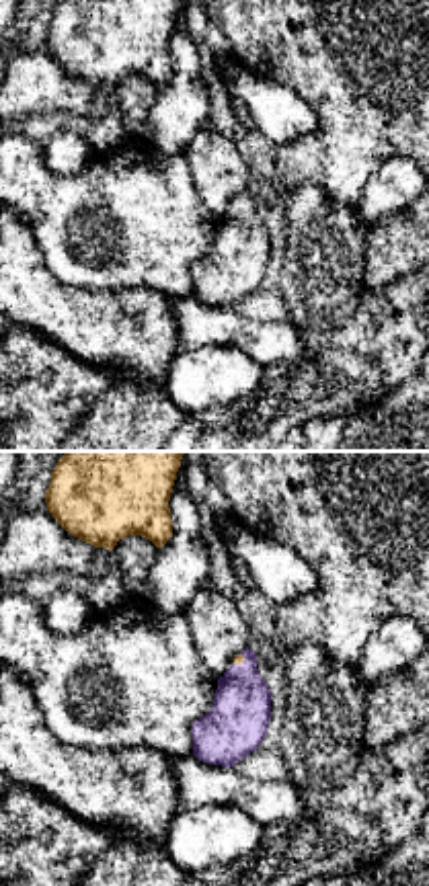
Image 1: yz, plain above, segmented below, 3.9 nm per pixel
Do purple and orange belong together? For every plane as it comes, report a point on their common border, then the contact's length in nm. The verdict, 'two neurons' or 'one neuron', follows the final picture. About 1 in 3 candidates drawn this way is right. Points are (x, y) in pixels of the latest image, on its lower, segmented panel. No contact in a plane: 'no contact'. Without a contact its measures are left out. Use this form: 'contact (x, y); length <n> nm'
contact (245, 661); length 60 nm

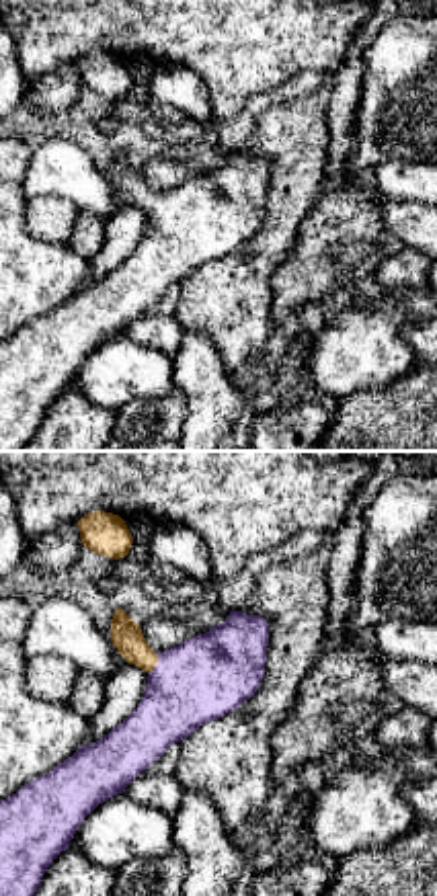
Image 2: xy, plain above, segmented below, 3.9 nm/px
contact (159, 663); length 90 nm

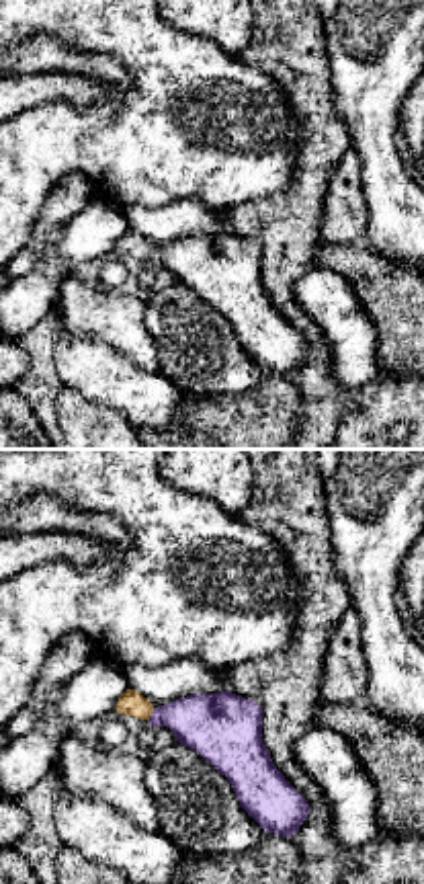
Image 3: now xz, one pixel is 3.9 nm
contact (152, 714); length 50 nm

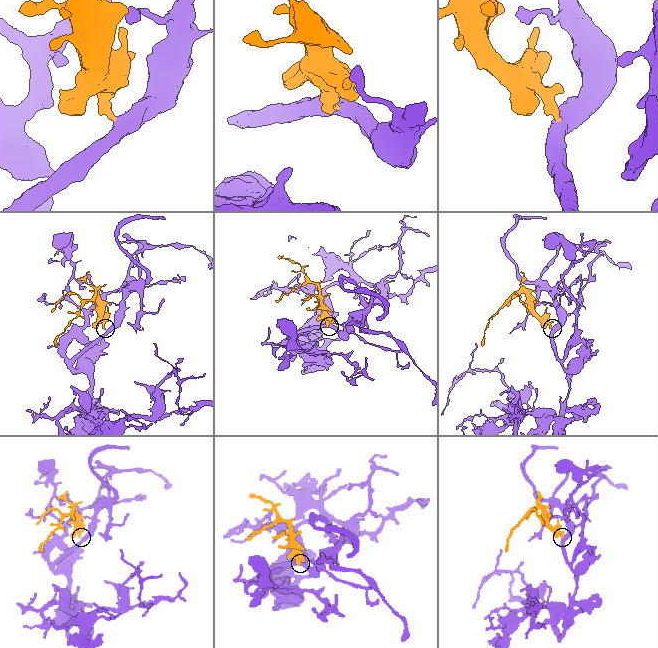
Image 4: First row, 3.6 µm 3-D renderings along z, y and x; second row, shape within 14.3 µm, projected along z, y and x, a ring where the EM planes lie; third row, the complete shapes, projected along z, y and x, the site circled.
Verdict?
one neuron

